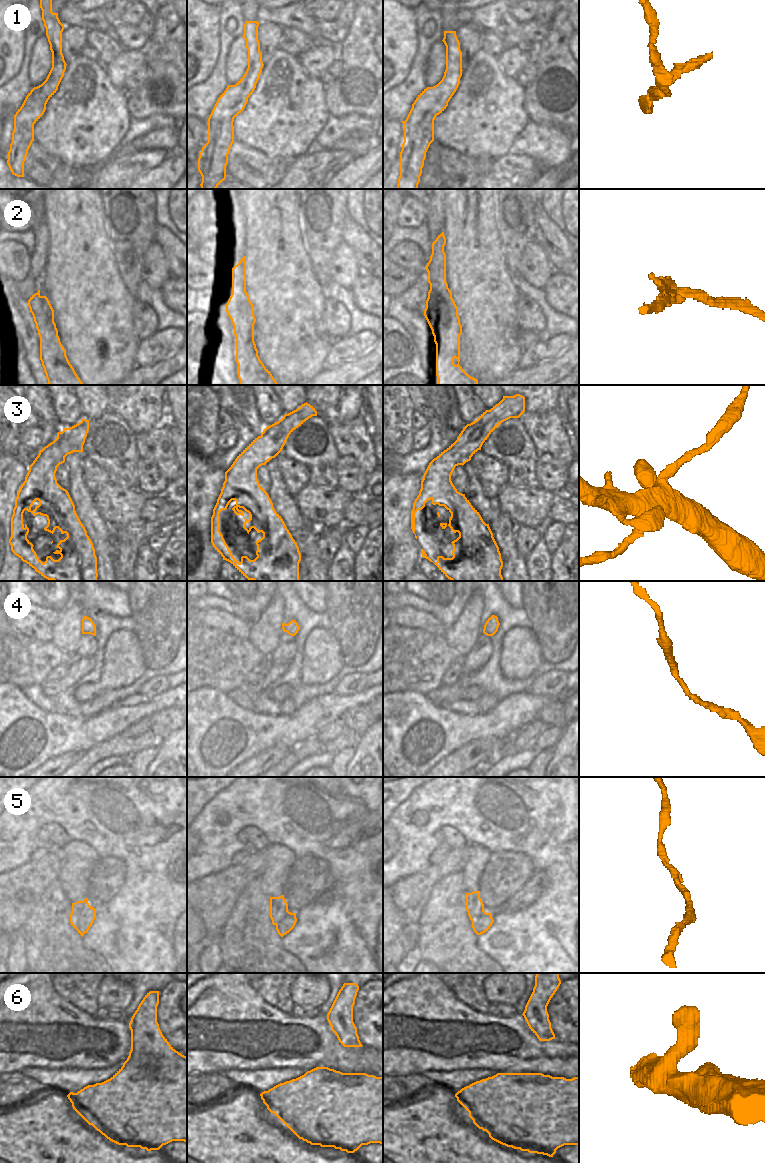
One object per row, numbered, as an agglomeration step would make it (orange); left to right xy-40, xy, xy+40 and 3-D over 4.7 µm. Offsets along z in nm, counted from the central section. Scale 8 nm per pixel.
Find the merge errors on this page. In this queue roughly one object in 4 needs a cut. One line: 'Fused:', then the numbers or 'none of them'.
Fused: 2, 3, 6

